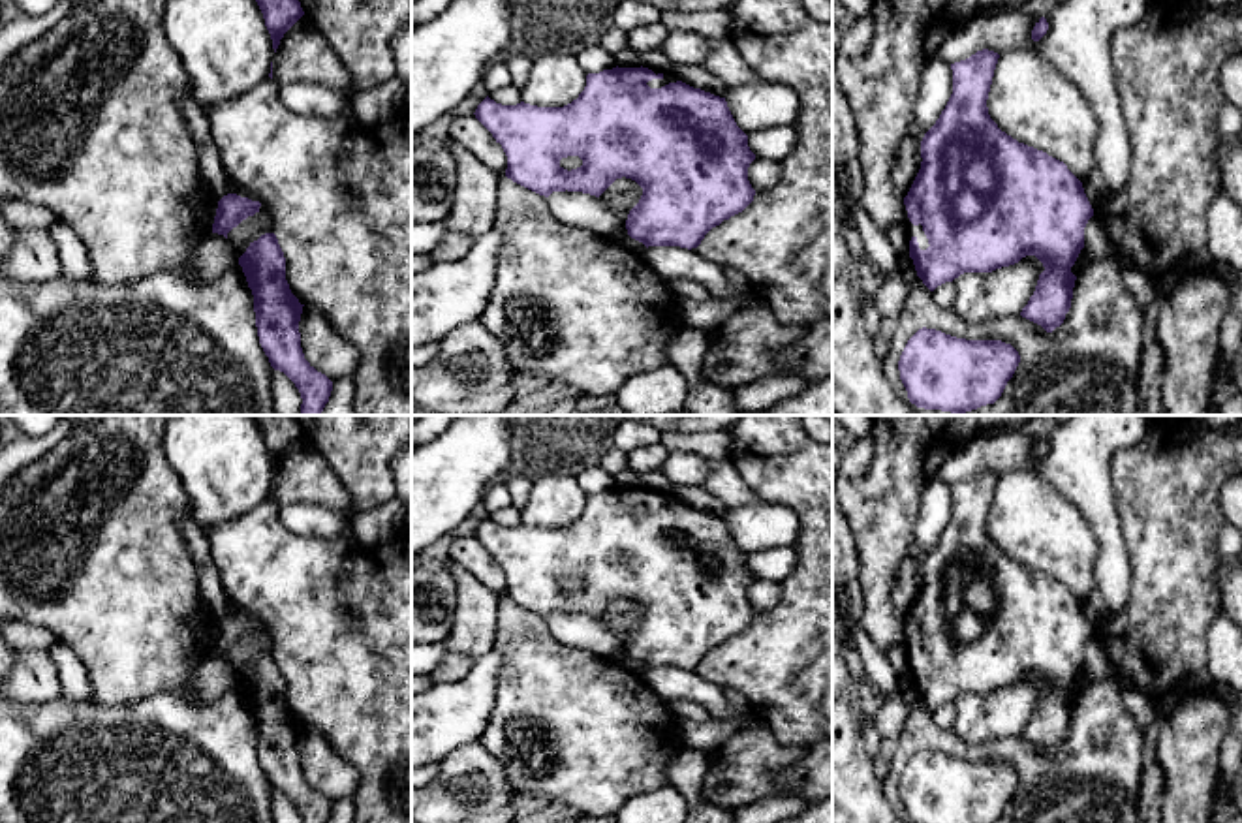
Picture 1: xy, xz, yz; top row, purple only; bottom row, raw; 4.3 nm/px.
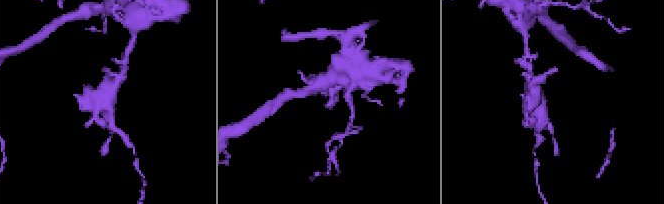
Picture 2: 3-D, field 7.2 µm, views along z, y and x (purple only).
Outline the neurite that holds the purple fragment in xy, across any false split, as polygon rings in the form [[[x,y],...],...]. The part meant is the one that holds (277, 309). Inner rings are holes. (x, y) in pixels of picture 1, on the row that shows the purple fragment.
[[[274,233],[250,242],[239,257],[254,295],[259,344],[274,370],[284,372],[299,389],[301,415],[321,415],[333,381],[318,372],[301,348],[299,321],[303,306],[286,280],[286,257]]]

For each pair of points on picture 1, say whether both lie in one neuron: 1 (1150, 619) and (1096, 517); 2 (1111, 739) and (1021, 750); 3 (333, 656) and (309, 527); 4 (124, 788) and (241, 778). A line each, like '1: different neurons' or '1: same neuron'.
1: different neurons
2: same neuron
3: different neurons
4: same neuron

